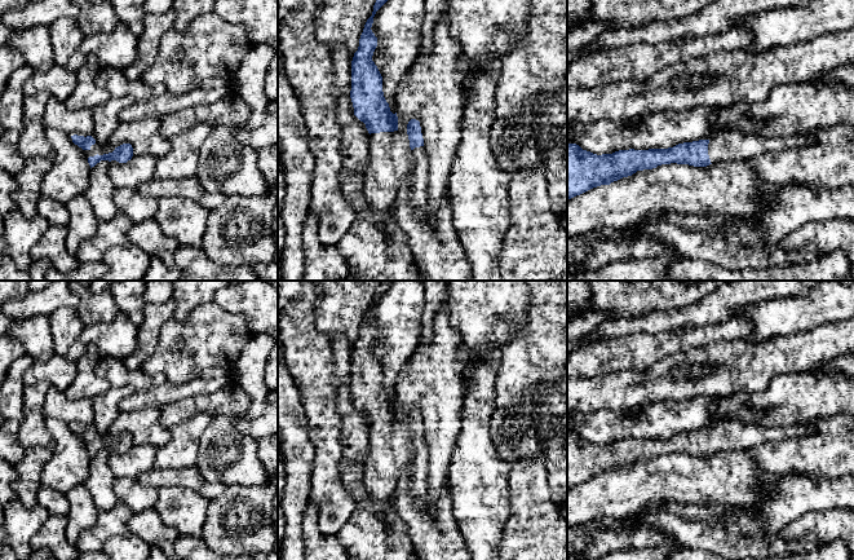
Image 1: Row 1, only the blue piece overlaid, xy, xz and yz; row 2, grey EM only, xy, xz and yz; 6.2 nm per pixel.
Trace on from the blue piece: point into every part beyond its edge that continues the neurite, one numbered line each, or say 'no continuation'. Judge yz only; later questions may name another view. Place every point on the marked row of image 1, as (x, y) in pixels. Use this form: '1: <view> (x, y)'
1: yz (731, 145)

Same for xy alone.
1: xy (97, 148)

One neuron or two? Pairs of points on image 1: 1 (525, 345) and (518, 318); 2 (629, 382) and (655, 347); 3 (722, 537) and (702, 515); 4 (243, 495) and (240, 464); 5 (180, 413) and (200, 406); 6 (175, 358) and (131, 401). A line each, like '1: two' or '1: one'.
1: two
2: two
3: two
4: two
5: one
6: two

